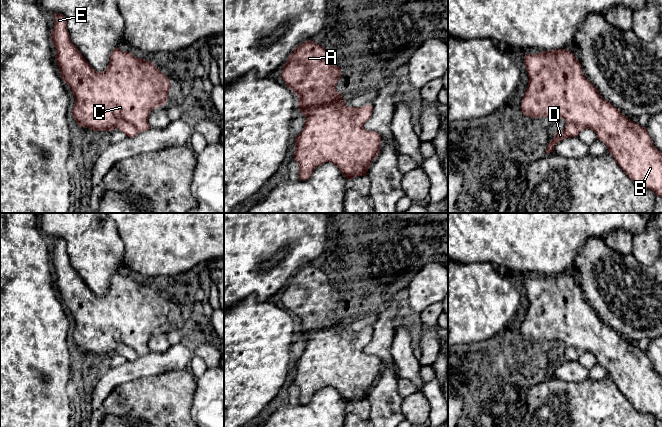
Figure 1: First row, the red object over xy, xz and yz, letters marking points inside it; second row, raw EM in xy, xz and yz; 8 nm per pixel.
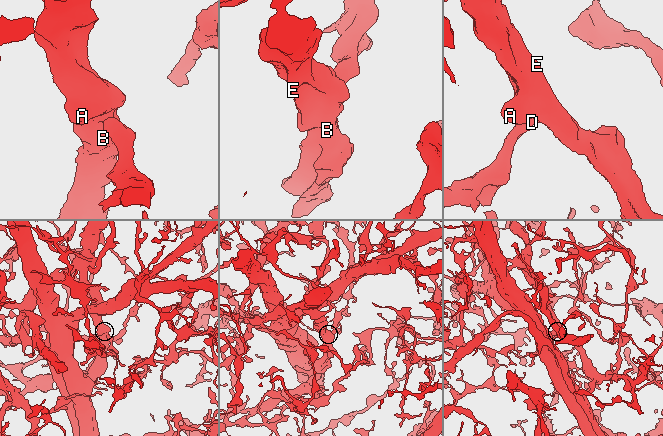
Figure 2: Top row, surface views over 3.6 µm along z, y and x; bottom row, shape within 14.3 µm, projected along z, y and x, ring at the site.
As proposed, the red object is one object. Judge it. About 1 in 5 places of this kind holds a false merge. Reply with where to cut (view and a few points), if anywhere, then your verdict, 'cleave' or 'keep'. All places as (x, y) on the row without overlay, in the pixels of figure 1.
no cut | keep

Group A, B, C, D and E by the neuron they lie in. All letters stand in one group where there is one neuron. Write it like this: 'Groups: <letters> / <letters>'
Groups: A B C D E

